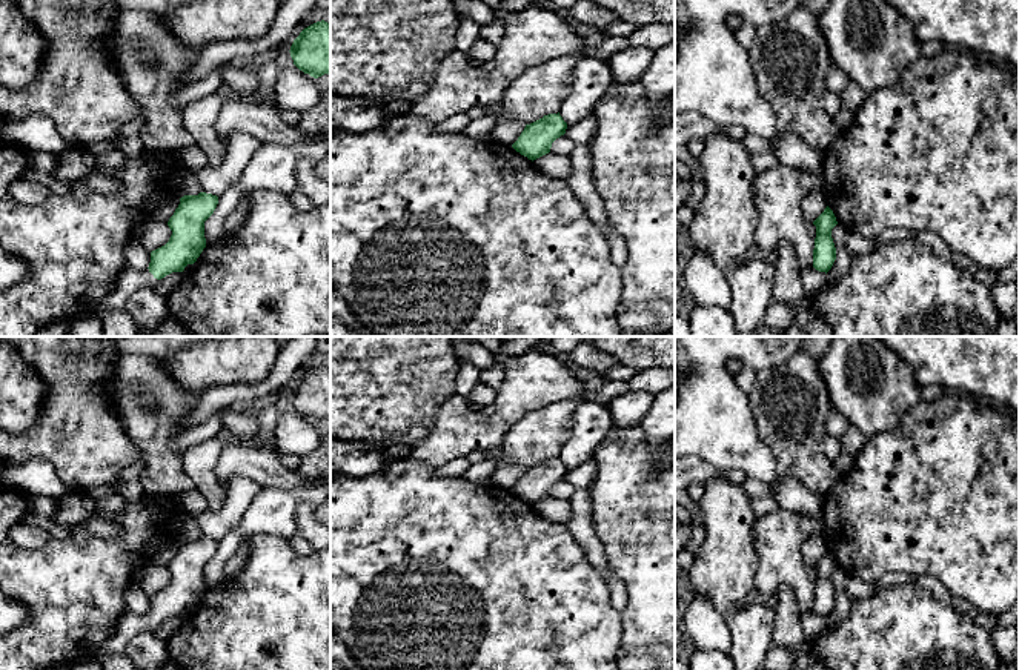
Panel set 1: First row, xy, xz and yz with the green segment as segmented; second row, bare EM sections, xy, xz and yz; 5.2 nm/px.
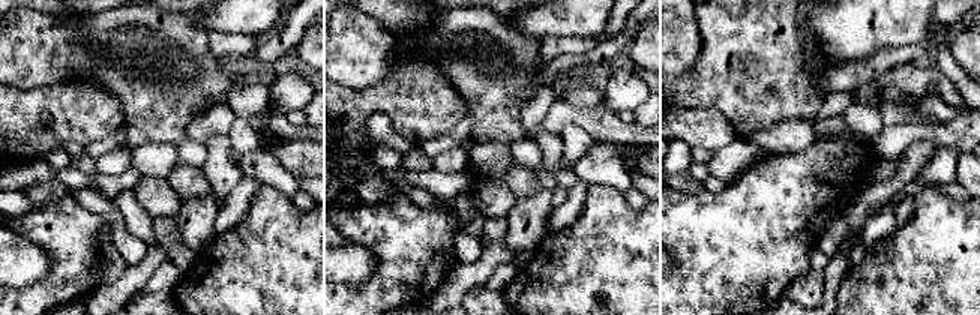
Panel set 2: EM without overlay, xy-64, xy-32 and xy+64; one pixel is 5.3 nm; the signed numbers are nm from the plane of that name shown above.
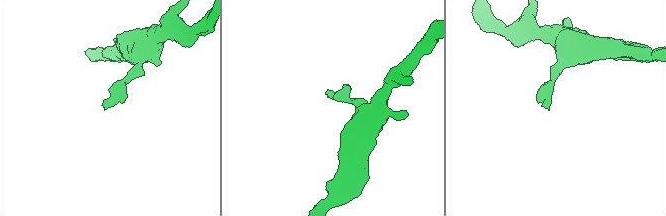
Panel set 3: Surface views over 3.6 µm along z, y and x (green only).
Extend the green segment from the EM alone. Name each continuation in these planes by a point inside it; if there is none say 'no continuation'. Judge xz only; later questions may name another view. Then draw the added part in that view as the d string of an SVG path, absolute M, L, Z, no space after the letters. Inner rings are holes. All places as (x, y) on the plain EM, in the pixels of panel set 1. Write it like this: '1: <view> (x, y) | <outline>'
no continuation

